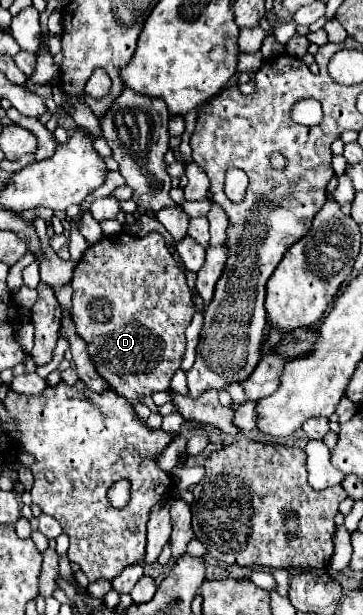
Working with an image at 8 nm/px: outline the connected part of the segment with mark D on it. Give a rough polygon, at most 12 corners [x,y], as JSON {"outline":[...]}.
{"outline":[[158,231],[74,267],[72,321],[134,405],[168,391],[194,305]]}

